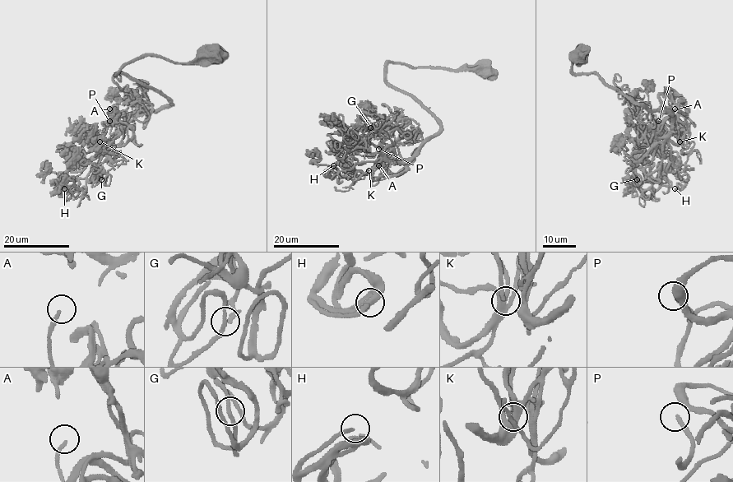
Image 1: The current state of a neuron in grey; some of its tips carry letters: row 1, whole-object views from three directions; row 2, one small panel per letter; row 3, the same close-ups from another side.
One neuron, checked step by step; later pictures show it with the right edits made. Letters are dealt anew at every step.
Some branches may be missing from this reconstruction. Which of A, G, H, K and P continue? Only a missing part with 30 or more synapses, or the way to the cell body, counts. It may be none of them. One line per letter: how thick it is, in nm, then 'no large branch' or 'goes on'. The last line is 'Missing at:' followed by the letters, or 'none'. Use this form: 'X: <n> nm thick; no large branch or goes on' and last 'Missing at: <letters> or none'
A: 160 nm thick; goes on
G: 160 nm thick; no large branch
H: 200 nm thick; no large branch
K: 100 nm thick; no large branch
P: 160 nm thick; goes on
Missing at: A, P

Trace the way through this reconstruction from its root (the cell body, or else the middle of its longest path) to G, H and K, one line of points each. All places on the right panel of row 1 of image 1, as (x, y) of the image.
G: (579, 57), (574, 72), (595, 72), (651, 110), (655, 151), (639, 187), (637, 179)
H: (579, 57), (574, 72), (595, 72), (635, 102), (671, 115), (671, 159), (687, 175), (675, 188)
K: (579, 57), (574, 72), (595, 72), (635, 102), (666, 110), (669, 138), (677, 144), (683, 132), (679, 141)

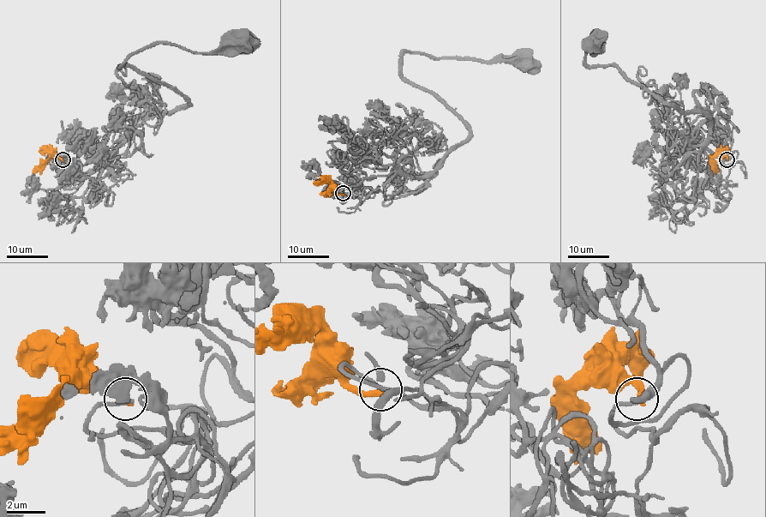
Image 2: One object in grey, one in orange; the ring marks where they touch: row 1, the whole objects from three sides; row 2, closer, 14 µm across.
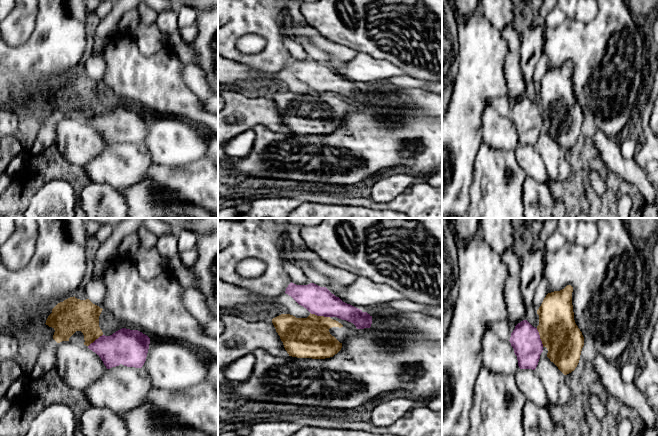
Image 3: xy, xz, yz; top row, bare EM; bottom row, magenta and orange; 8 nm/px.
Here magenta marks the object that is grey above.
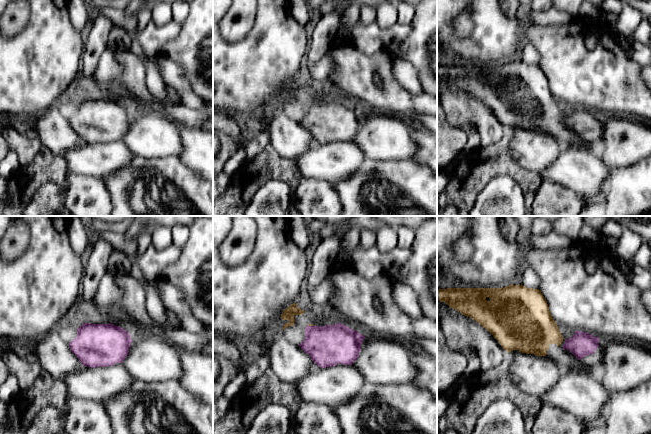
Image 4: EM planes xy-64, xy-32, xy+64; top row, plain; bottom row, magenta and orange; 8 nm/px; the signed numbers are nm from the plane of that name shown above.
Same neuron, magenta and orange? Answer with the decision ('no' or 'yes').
yes

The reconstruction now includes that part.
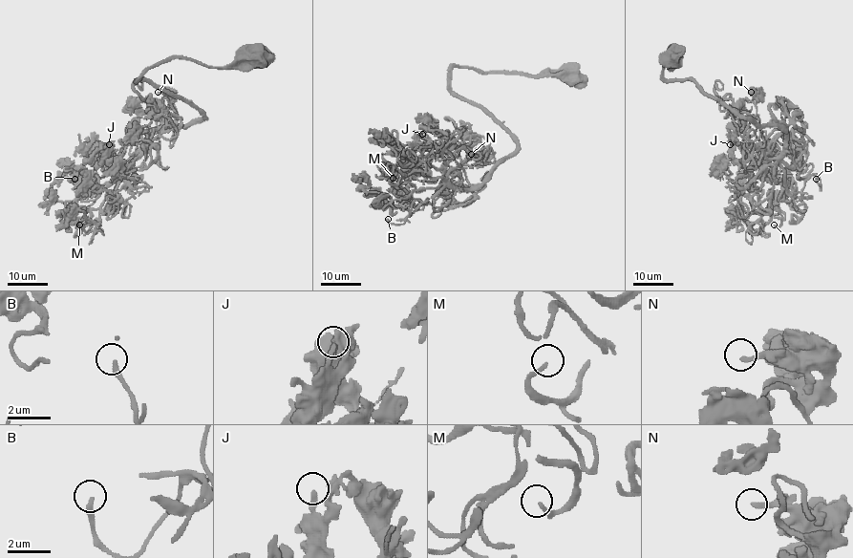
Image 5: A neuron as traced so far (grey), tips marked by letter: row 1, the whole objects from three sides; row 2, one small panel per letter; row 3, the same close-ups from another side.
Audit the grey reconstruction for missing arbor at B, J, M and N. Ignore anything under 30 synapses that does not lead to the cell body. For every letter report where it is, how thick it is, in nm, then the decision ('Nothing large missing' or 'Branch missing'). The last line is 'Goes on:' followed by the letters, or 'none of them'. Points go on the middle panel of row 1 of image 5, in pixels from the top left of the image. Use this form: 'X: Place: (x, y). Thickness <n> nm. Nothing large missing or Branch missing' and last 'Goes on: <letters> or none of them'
B: Place: (388, 219). Thickness 220 nm. Nothing large missing
J: Place: (422, 134). Thickness 220 nm. Nothing large missing
M: Place: (393, 178). Thickness 180 nm. Branch missing
N: Place: (471, 154). Thickness 240 nm. Nothing large missing
Goes on: M

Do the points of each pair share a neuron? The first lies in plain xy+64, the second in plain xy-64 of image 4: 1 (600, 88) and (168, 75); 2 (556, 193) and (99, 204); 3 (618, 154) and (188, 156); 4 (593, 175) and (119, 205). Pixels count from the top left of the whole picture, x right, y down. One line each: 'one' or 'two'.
1: two
2: one
3: two
4: two

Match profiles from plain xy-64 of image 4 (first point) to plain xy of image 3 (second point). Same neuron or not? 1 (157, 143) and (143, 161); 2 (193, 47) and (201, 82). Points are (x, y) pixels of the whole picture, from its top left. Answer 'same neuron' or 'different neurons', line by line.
1: different neurons
2: different neurons

